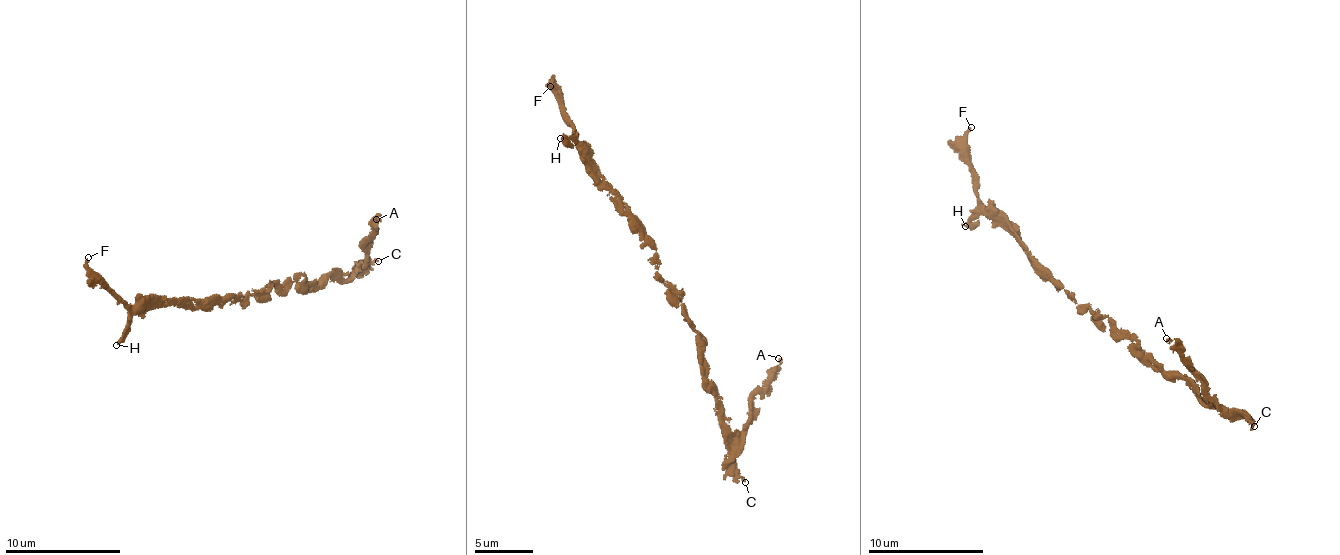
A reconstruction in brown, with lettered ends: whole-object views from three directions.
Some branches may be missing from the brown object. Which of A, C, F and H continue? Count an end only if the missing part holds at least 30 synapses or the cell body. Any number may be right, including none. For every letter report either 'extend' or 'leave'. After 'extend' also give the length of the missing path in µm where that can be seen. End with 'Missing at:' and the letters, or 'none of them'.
A: leave
C: leave
F: leave
H: extend; about 45 µm are missing
Missing at: H

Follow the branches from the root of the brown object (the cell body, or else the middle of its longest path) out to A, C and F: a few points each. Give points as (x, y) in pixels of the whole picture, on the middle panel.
A: (680, 293), (706, 365), (710, 393), (730, 431), (737, 432), (748, 421), (753, 398), (778, 358)
C: (680, 293), (683, 307), (690, 318), (706, 365), (710, 393), (727, 428), (732, 464), (745, 482)
F: (680, 293), (663, 280), (657, 270), (656, 251), (636, 232), (590, 166), (575, 139), (563, 99), (550, 86)

